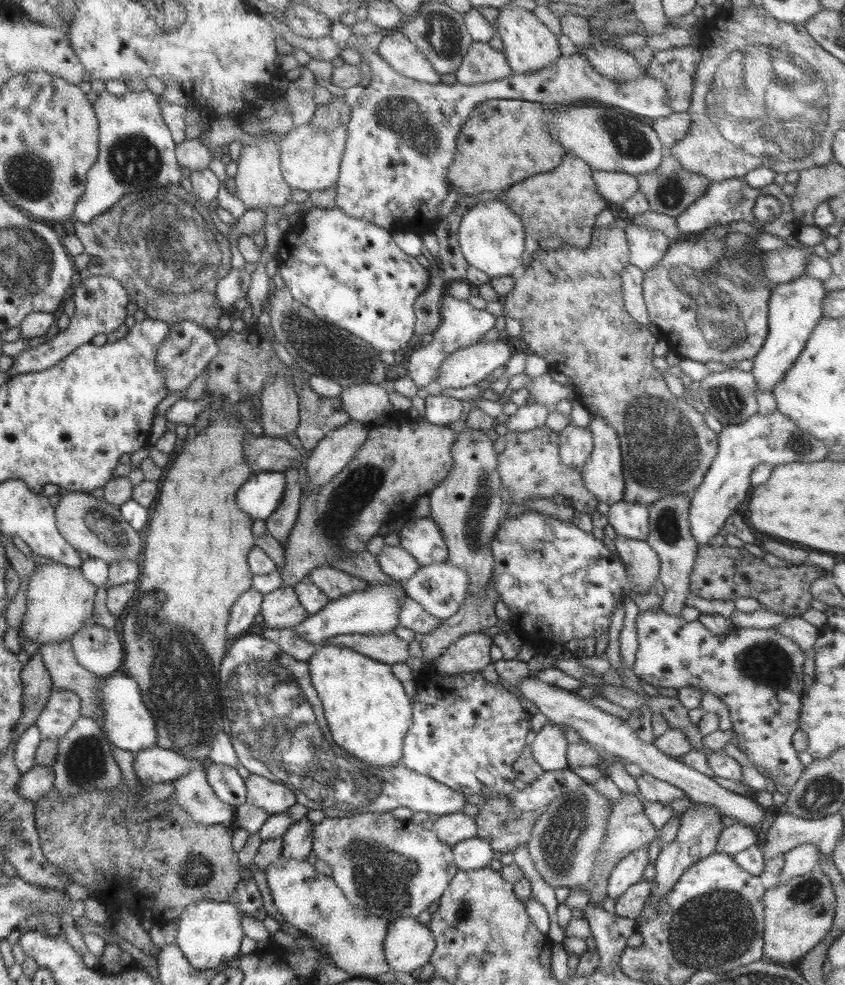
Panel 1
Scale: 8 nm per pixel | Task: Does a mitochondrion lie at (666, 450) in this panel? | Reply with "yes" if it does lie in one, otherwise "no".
yes

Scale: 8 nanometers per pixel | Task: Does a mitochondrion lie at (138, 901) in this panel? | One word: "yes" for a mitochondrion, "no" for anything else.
no

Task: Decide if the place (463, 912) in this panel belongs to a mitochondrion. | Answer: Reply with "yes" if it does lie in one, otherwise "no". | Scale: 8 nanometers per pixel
yes

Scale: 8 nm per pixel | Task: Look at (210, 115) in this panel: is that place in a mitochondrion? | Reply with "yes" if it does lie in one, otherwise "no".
no

